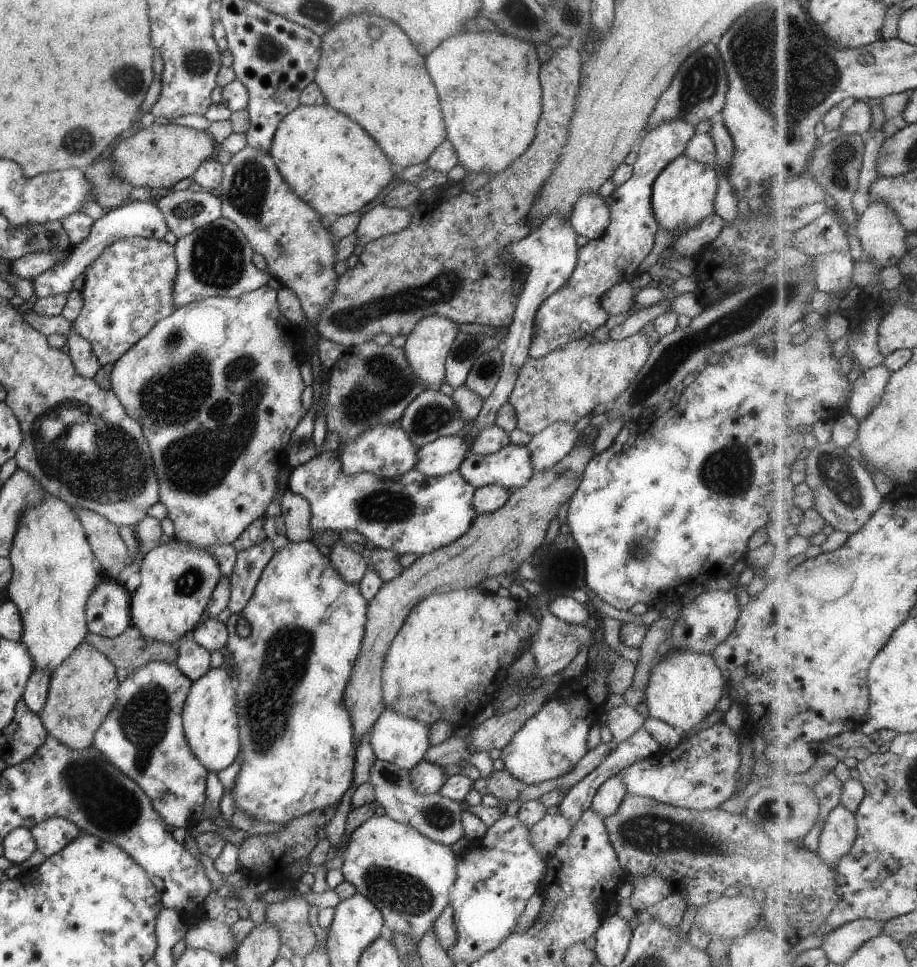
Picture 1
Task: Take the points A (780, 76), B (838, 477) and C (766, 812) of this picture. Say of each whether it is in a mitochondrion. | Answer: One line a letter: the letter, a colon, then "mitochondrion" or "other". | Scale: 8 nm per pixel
A: mitochondrion
B: mitochondrion
C: mitochondrion

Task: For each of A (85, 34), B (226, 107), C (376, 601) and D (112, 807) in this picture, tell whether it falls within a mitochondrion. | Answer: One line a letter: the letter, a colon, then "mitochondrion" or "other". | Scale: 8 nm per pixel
A: other
B: other
C: other
D: mitochondrion

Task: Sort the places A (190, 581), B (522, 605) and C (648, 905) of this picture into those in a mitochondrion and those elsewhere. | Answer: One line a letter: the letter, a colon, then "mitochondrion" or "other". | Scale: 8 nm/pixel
A: mitochondrion
B: other
C: other

